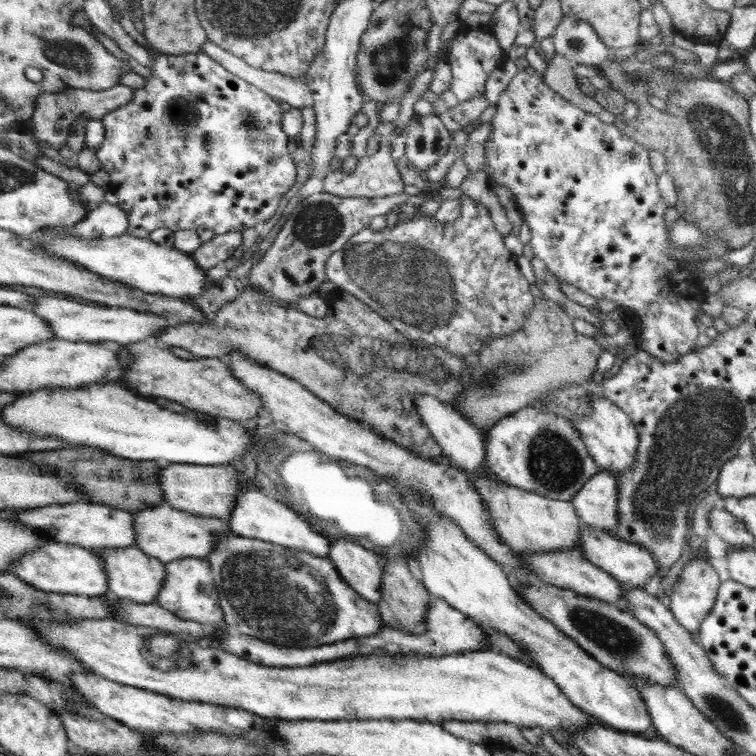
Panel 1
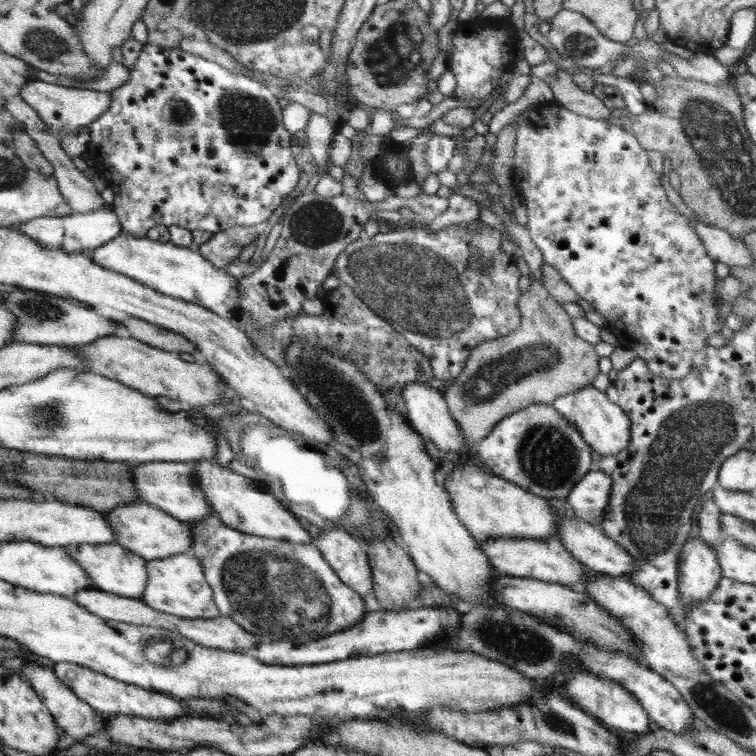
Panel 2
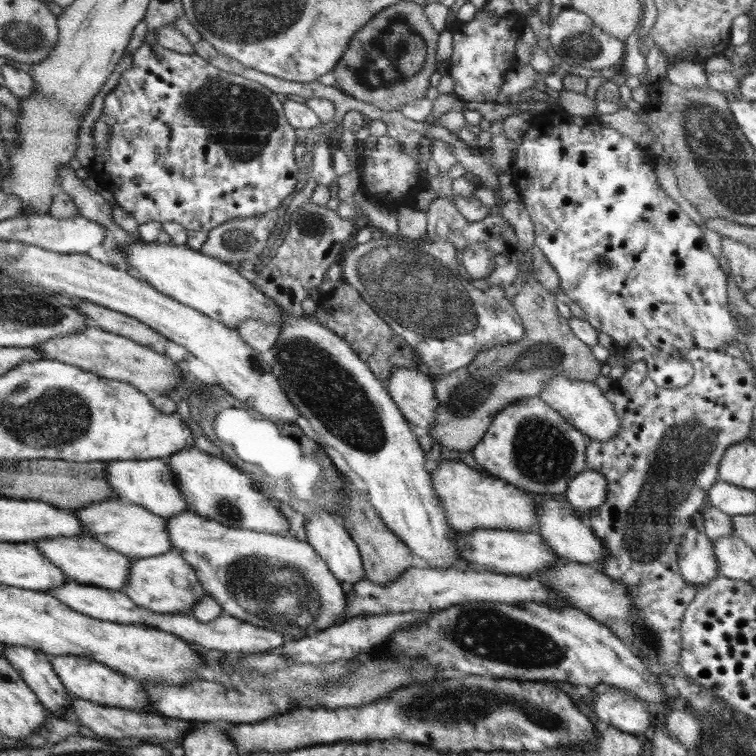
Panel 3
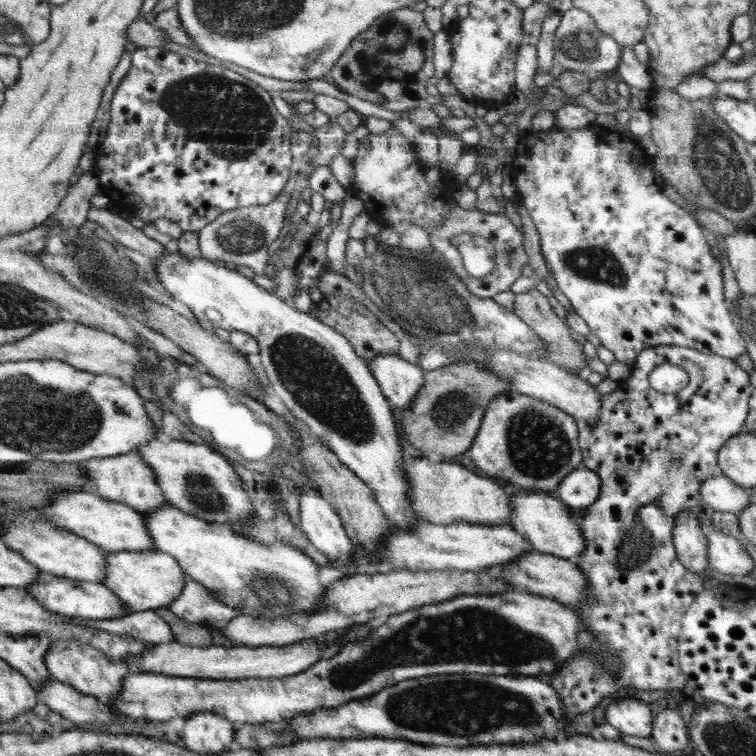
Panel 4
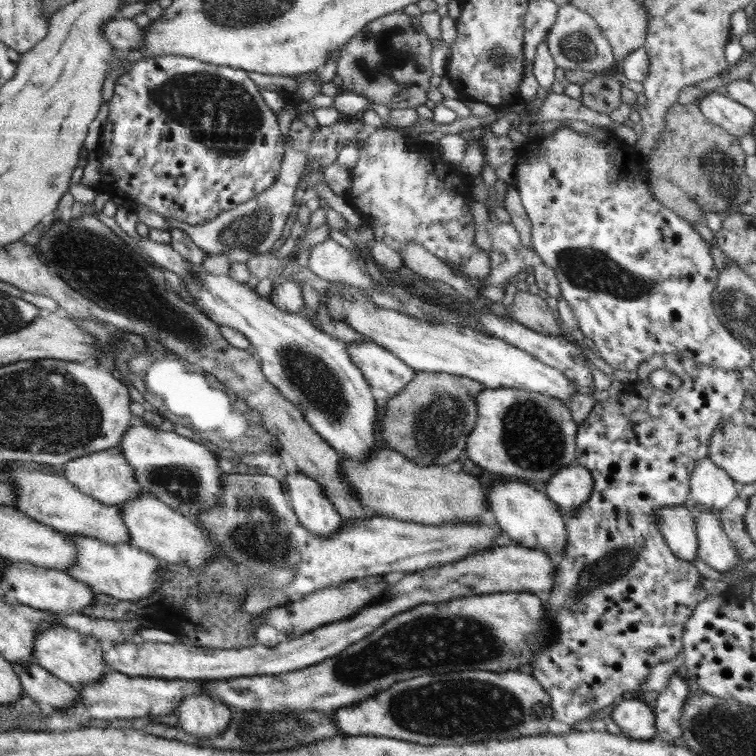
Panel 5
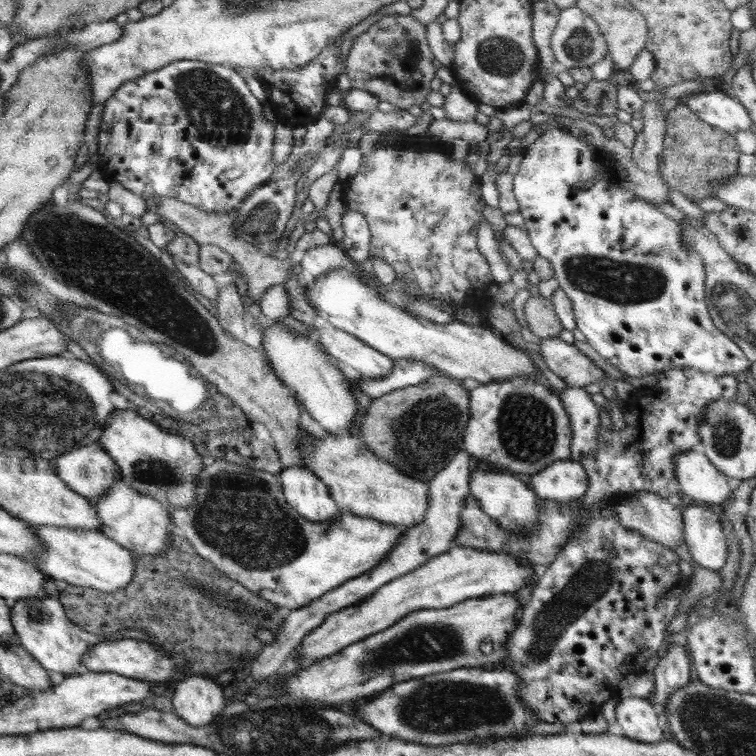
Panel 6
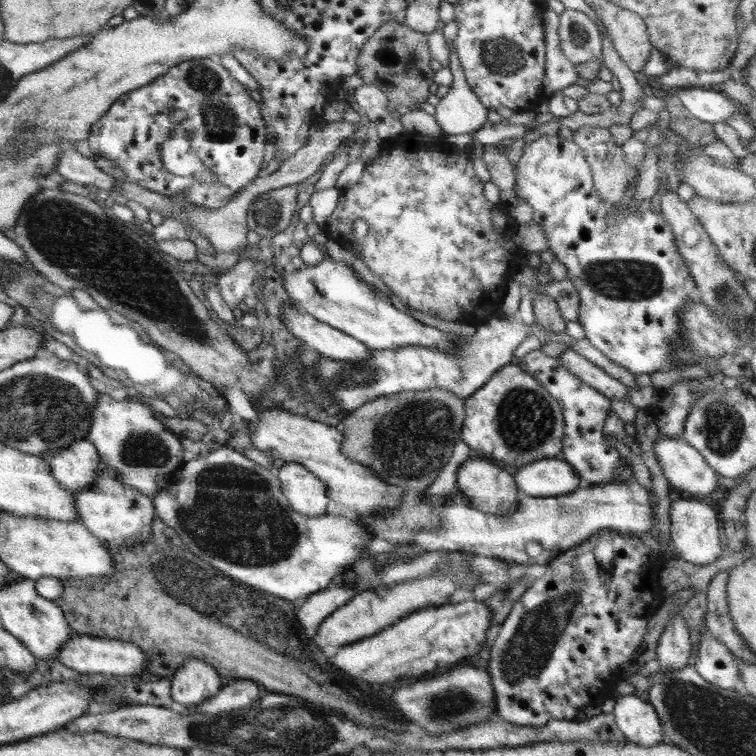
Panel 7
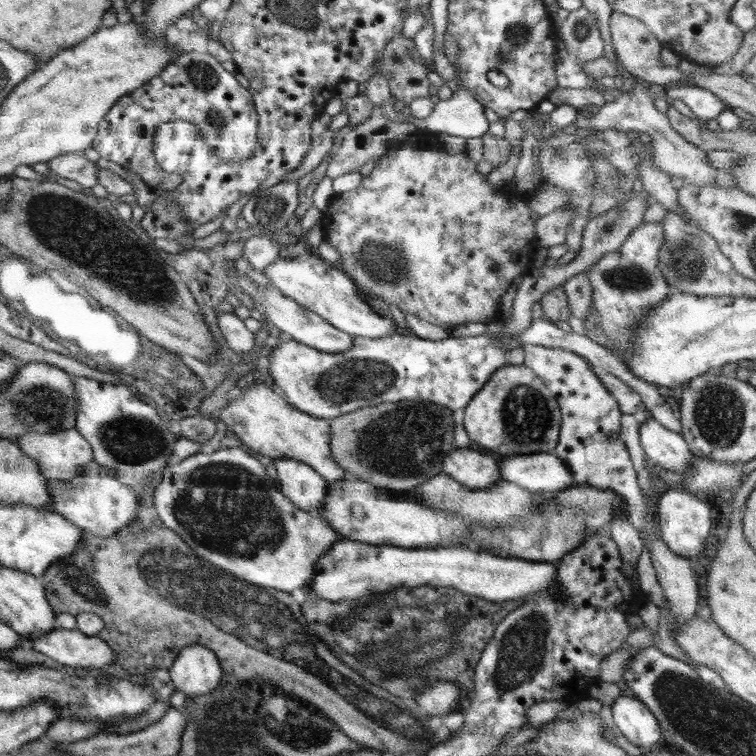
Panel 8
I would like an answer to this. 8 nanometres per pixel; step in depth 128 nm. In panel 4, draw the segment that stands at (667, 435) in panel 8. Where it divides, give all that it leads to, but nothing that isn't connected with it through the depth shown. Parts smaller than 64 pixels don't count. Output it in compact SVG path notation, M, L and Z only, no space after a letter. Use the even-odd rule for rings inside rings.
M720 473L701 484L699 496L701 503L720 512L744 510L751 503L750 489L737 485Z

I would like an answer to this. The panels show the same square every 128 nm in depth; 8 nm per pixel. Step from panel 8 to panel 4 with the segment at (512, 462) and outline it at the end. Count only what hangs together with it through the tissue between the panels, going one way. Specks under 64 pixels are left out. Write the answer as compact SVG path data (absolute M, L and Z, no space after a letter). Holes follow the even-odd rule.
M580 466L562 479L554 495L571 509L587 509L596 503L600 489L598 473Z

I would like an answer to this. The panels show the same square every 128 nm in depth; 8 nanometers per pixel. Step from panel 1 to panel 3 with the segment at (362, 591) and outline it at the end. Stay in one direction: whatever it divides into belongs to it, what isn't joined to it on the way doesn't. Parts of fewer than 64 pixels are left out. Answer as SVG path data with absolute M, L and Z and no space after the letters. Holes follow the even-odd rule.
M321 511L306 522L306 542L327 564L341 583L358 584L366 572L358 546L330 513Z

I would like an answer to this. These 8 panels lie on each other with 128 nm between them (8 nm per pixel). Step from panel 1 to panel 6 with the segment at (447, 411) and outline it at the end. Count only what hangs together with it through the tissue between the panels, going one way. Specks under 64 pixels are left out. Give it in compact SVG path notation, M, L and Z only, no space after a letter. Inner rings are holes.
M331 324L317 328L311 333L317 337L322 350L340 362L355 368L355 372L368 379L384 378L393 371L395 359L378 352L363 340Z

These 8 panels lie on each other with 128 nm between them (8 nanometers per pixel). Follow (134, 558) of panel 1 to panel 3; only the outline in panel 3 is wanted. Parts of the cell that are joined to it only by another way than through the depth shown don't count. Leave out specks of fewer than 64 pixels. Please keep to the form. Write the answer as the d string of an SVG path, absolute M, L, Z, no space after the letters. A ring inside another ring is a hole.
M72 536L72 538L58 538L56 540L40 540L40 542L29 542L37 546L42 554L49 557L50 562L57 566L68 581L76 581L82 585L110 588L110 590L121 591L126 588L130 578L131 559L120 552L108 549L104 544L88 537Z

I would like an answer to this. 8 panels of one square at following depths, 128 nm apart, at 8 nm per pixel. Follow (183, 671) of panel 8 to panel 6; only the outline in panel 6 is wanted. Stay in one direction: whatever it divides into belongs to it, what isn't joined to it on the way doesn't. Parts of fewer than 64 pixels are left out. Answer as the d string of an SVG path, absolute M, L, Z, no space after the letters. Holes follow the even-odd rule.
M190 675L181 680L172 695L173 711L188 724L203 727L228 710L219 679Z

